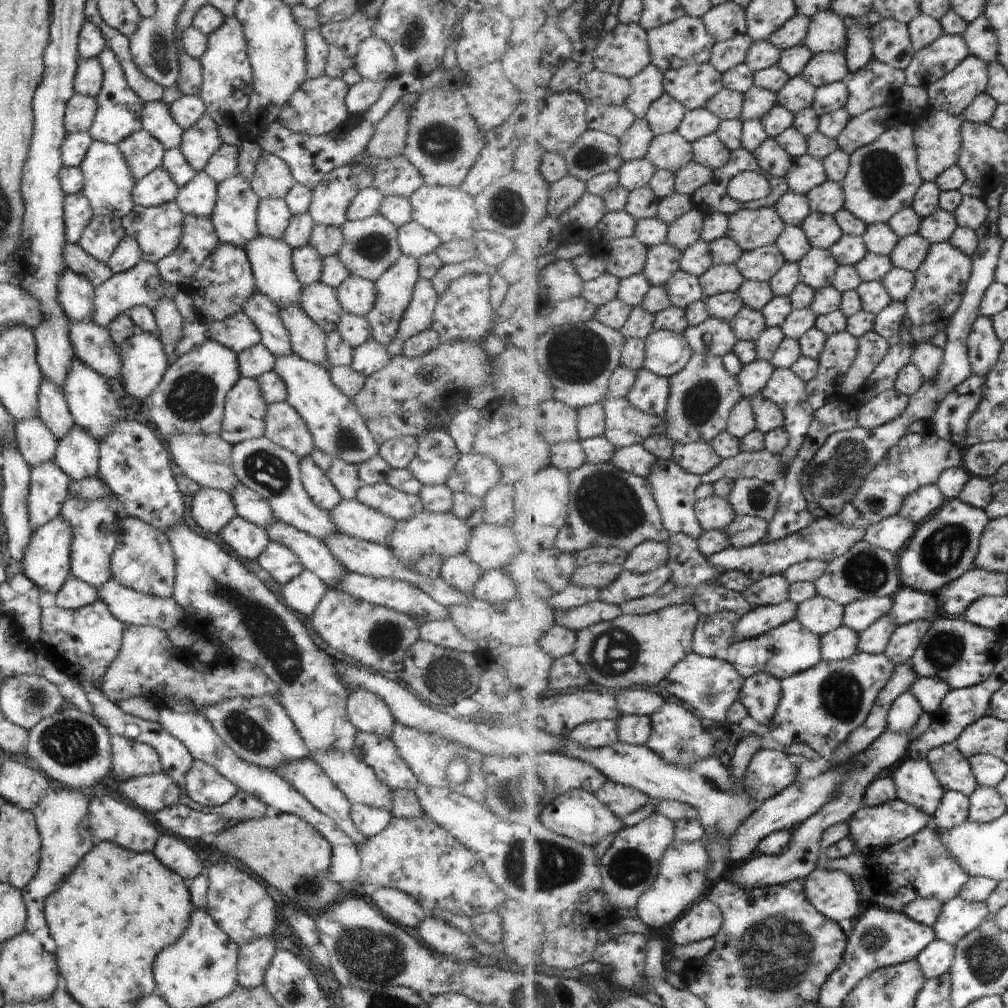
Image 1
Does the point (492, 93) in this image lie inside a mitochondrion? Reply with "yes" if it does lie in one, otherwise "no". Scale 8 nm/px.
yes

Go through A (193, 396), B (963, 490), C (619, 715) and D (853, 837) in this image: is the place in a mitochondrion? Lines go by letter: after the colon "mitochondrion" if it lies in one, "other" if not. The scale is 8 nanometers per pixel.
A: mitochondrion
B: other
C: other
D: other

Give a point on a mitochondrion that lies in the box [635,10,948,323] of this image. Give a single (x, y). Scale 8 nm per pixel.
(882, 172)

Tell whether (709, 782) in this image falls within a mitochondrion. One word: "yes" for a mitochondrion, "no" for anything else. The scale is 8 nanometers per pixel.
yes

